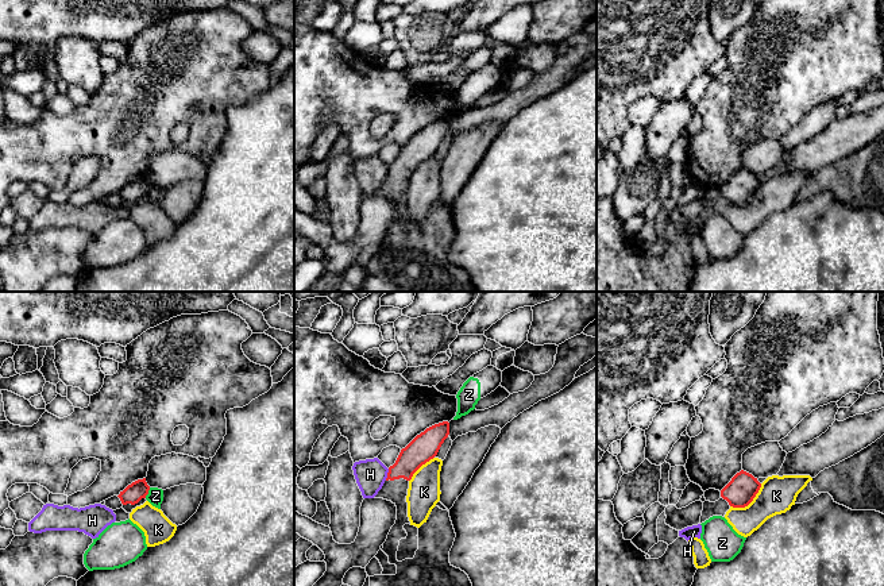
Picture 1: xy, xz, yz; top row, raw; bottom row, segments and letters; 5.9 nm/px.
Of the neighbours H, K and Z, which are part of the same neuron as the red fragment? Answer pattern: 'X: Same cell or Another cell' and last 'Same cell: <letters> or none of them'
H: Another cell
K: Another cell
Z: Another cell
Same cell: none of them

